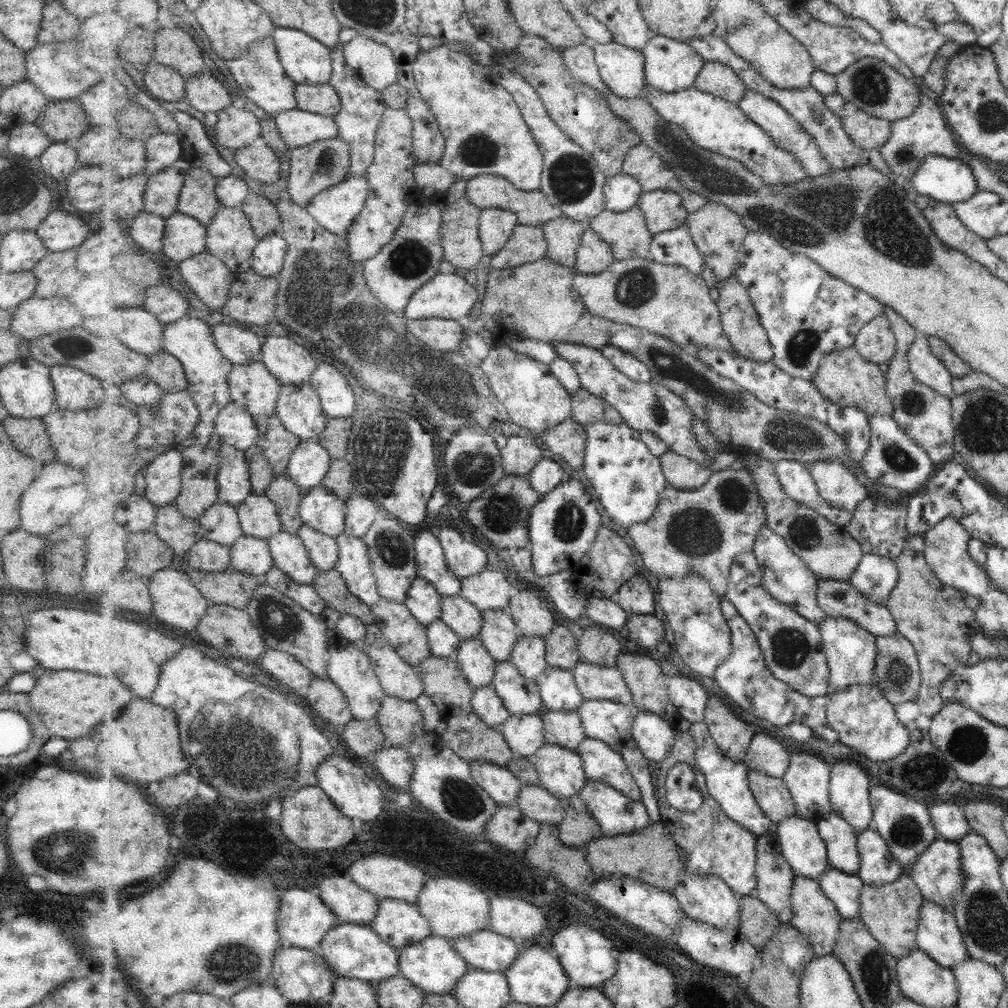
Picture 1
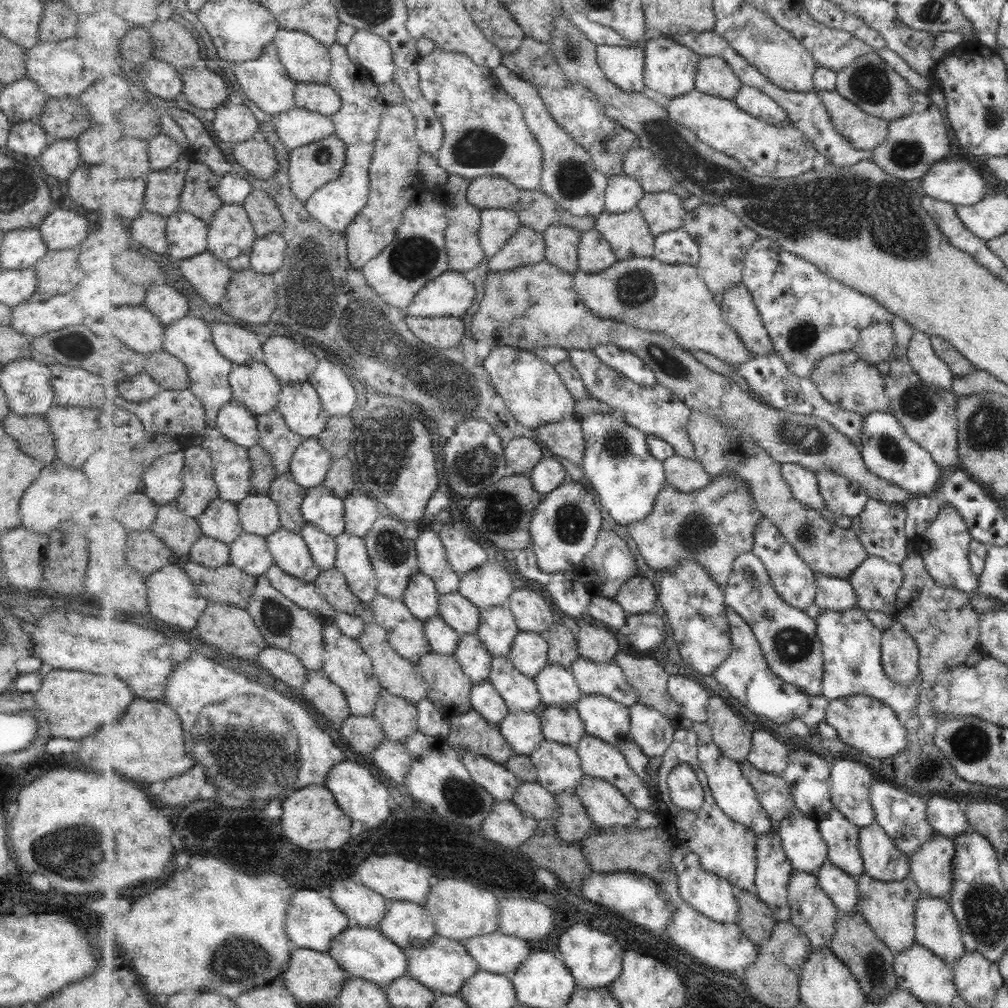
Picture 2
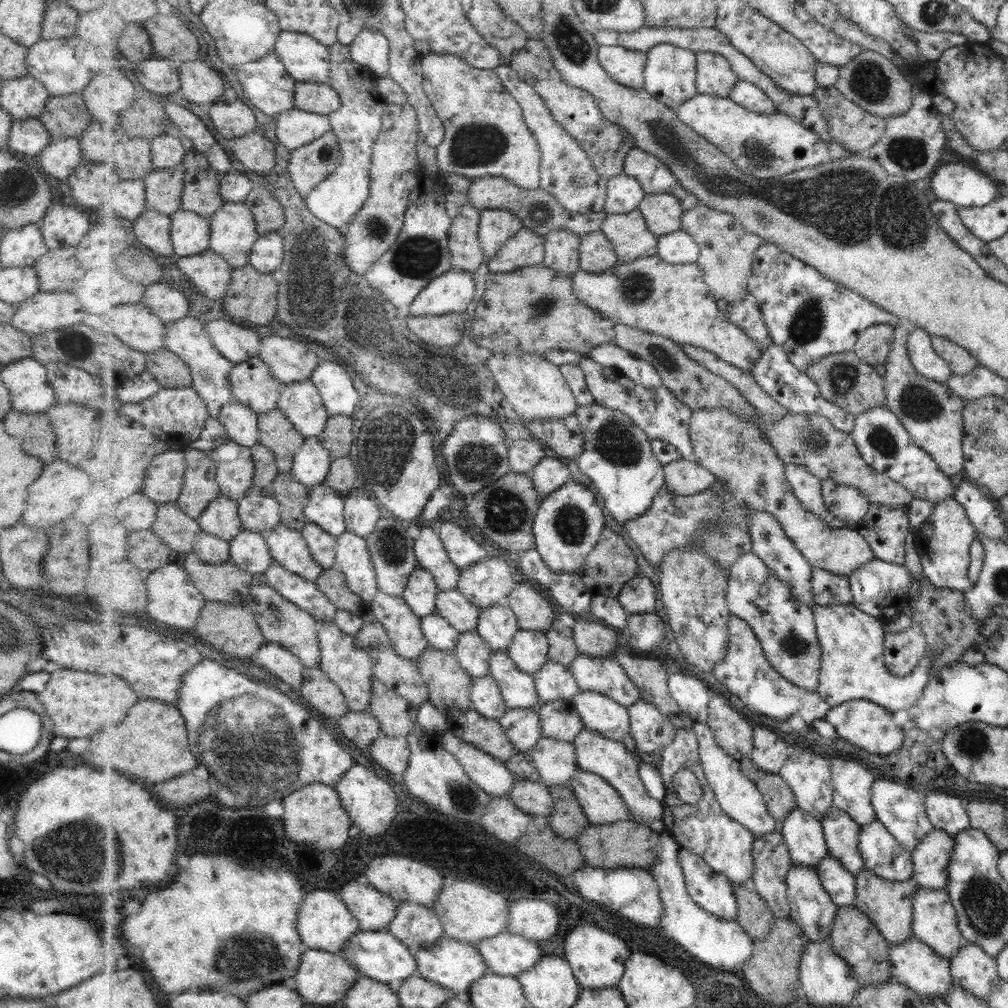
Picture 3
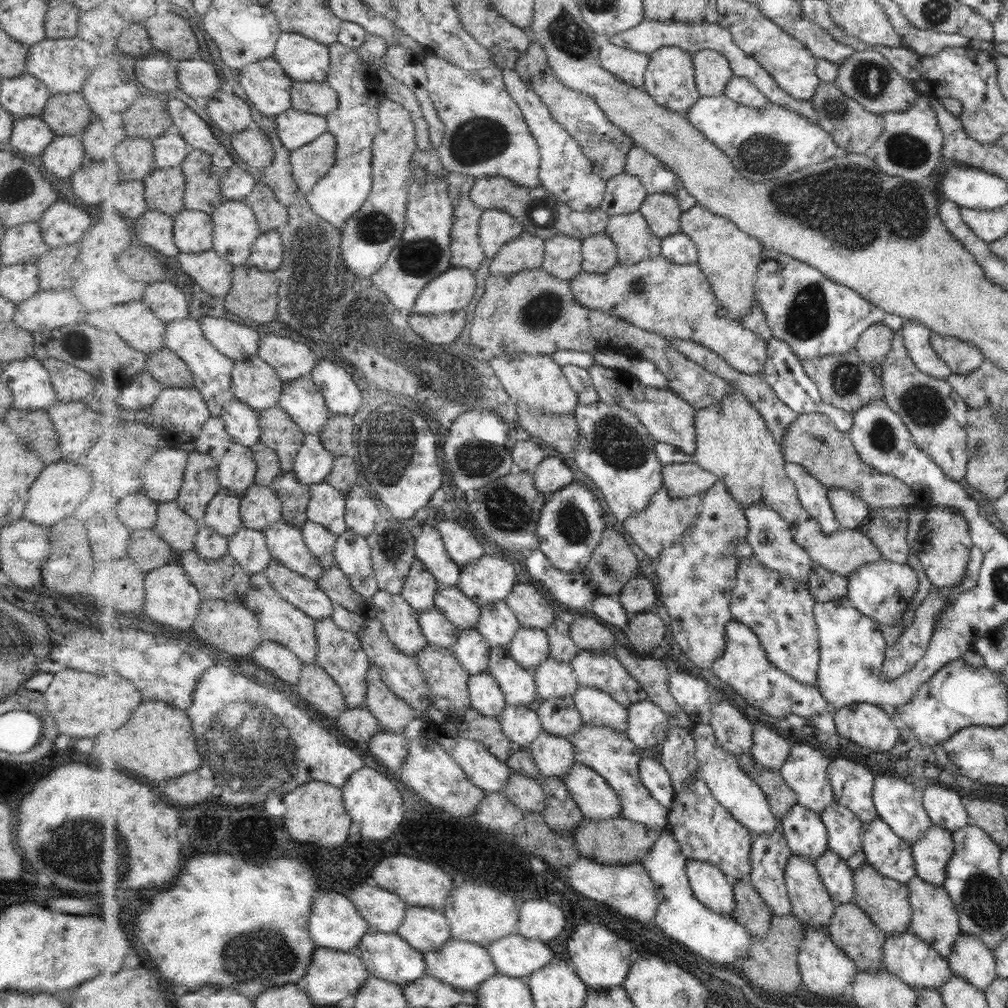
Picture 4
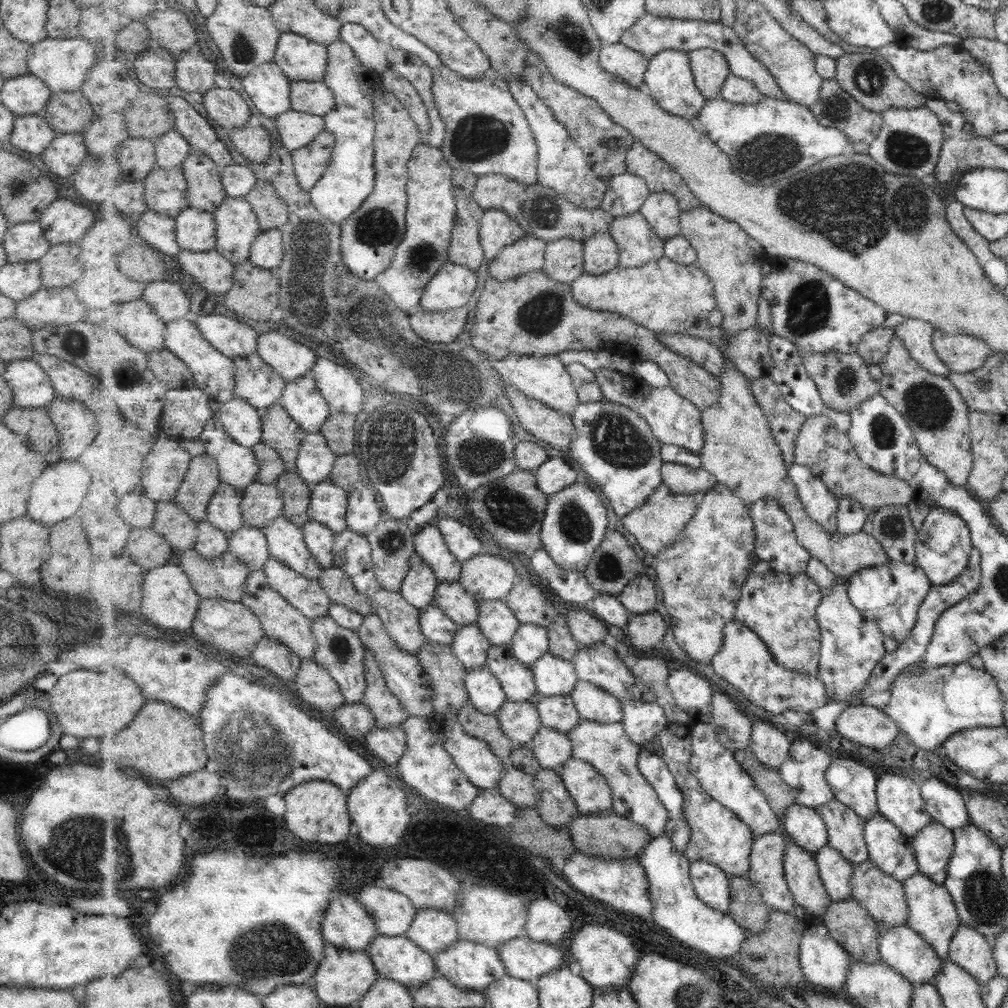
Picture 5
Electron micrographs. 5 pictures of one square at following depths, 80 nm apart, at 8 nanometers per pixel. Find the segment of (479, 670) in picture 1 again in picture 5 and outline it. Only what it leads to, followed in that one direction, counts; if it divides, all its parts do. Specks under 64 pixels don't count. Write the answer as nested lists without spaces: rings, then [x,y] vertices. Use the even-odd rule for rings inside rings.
[[[477,624],[462,625],[451,645],[468,671],[486,666],[492,647],[490,639]]]

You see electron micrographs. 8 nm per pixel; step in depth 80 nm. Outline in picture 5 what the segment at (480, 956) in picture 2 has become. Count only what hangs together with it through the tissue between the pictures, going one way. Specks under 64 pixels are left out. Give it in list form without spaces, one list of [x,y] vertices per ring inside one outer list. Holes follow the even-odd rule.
[[[517,937],[497,947],[509,975],[535,983],[539,977],[563,968],[565,954],[556,944]]]

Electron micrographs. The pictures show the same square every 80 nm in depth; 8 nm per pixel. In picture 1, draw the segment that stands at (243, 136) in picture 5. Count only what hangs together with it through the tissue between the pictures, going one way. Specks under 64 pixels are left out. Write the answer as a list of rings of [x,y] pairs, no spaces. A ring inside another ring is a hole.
[[[264,142],[236,149],[235,161],[248,176],[263,186],[278,180],[282,173],[277,154]]]

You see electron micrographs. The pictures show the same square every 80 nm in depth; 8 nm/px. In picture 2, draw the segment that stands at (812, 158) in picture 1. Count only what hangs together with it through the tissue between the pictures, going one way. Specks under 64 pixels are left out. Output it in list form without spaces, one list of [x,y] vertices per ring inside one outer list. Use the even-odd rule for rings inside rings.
[[[744,84],[734,100],[743,110],[769,124],[786,126],[786,124],[792,123],[785,109],[779,106],[774,98],[754,86]]]

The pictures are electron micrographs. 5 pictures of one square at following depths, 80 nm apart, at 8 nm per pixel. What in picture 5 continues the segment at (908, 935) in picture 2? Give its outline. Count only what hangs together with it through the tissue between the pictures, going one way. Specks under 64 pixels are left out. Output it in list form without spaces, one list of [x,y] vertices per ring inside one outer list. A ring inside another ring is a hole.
[[[867,860],[854,866],[851,884],[851,898],[870,911],[881,929],[905,924],[909,907],[906,905],[905,888],[898,879]]]

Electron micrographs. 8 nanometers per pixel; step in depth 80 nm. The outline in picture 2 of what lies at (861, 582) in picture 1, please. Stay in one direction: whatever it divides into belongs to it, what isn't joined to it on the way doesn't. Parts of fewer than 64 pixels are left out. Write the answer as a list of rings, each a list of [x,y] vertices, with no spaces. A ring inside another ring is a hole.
[[[870,555],[850,578],[863,610],[893,613],[895,597],[902,584],[902,567]]]

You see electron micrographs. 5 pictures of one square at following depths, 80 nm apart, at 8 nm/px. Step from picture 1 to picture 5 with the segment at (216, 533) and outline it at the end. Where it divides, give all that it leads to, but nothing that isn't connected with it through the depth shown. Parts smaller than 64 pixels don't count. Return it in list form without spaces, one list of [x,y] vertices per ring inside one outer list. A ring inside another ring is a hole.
[[[231,484],[219,485],[218,492],[211,499],[207,521],[228,534],[234,533],[245,525],[242,513],[244,490]]]

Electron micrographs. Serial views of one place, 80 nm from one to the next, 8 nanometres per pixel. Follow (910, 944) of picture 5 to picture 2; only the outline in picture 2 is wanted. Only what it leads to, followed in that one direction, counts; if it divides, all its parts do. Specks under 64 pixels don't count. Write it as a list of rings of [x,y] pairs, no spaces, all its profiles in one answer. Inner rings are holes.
[[[918,942],[901,952],[895,952],[894,969],[897,978],[897,987],[914,995],[919,1002],[926,1005],[952,1006],[957,997],[957,987],[954,985],[950,964],[937,958],[925,946]]]

